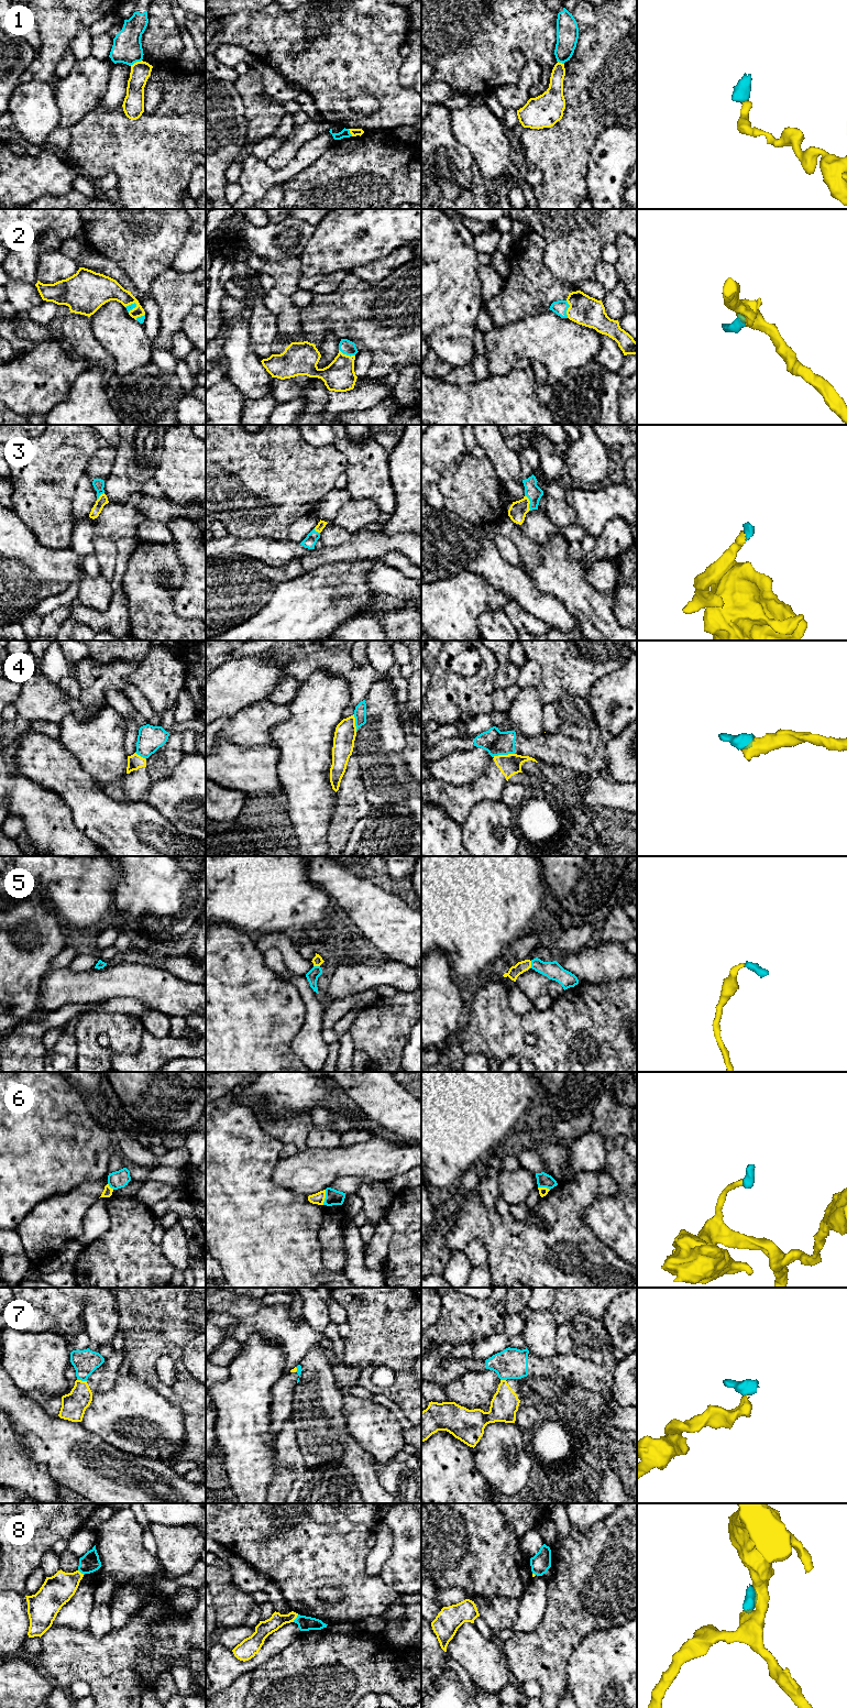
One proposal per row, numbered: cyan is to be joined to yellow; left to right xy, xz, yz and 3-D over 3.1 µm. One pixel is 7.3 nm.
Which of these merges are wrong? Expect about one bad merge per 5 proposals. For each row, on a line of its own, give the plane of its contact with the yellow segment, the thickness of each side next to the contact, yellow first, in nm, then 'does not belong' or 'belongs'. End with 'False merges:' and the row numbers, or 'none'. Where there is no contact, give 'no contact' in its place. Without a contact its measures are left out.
1: meets yellow in xy; 140 nm thick on the yellow side, 220 nm on the other; does not belong
2: meets yellow in yz; 220 nm thick on the yellow side, 110 nm on the other; belongs
3: meets yellow in yz; 130 nm thick on the yellow side, 110 nm on the other; belongs
4: meets yellow in yz; 150 nm thick on the yellow side, 180 nm on the other; does not belong
5: meets yellow in yz; 90 nm thick on the yellow side, 130 nm on the other; belongs
6: meets yellow in xz; 80 nm thick on the yellow side, 110 nm on the other; does not belong
7: meets yellow in xy; 190 nm thick on the yellow side, 180 nm on the other; does not belong
8: meets yellow in xz; 110 nm thick on the yellow side, 110 nm on the other; does not belong
False merges: 1, 4, 6, 7, 8

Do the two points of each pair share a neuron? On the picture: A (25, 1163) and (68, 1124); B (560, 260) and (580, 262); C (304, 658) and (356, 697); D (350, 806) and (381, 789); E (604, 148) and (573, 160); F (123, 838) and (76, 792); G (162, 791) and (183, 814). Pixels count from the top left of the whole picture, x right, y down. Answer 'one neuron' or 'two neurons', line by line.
A: one neuron
B: one neuron
C: one neuron
D: two neurons
E: two neurons
F: one neuron
G: one neuron

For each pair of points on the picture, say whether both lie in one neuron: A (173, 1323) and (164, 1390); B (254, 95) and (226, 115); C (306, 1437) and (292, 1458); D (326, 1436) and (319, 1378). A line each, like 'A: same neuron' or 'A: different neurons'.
A: same neuron
B: different neurons
C: different neurons
D: same neuron

